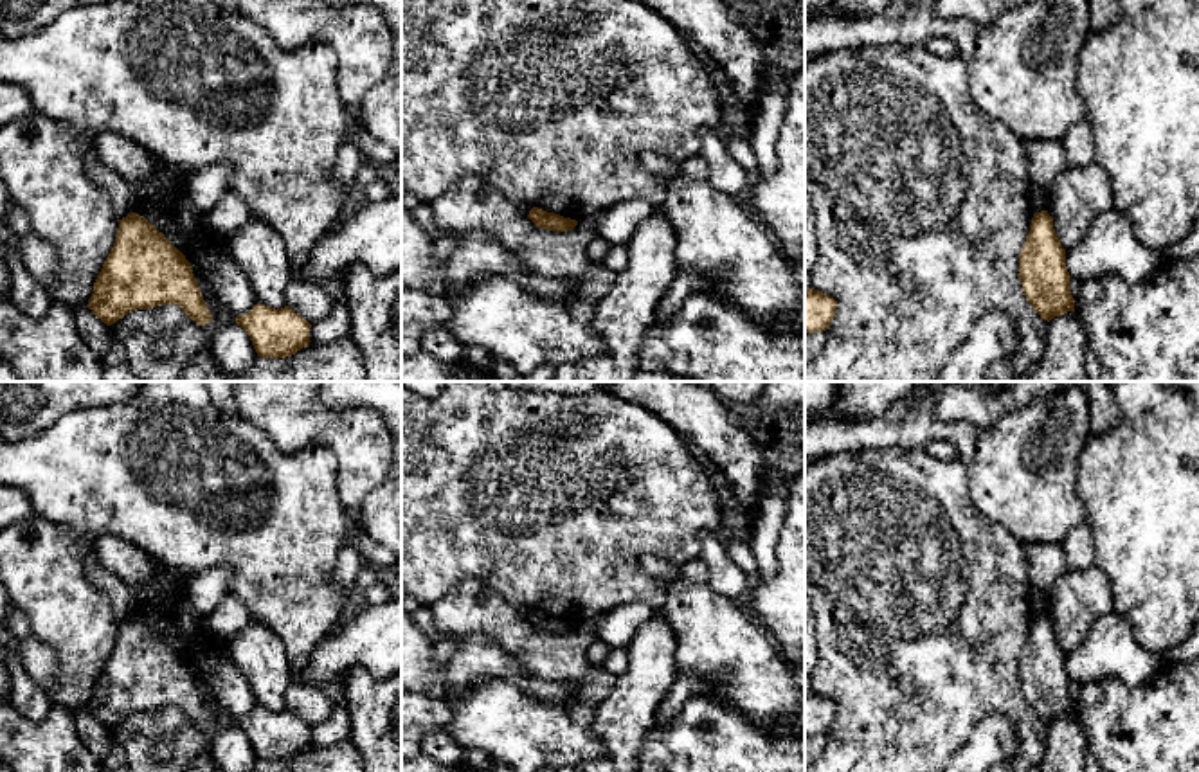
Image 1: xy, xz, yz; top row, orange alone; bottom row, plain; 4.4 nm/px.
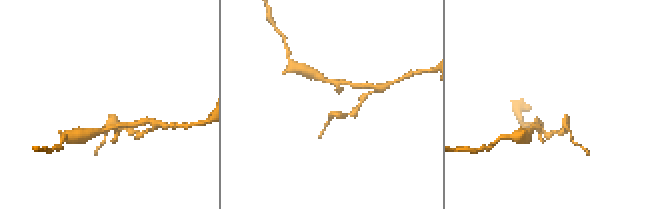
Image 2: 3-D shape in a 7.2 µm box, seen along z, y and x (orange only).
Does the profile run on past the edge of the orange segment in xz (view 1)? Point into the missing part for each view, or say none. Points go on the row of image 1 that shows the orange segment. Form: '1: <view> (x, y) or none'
1: none

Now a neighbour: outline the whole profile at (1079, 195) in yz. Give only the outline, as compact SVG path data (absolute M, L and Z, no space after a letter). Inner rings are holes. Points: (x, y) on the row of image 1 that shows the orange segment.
M1096 162L1082 167L1066 166L1046 198L1055 234L1068 252L1086 236L1093 220L1113 209L1113 185Z

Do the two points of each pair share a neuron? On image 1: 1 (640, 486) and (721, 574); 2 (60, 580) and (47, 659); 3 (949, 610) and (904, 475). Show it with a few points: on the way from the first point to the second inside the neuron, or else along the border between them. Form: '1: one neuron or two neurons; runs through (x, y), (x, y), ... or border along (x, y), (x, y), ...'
1: two neurons; border along (722, 533), (706, 531), (695, 556)
2: two neurons; border along (33, 634), (56, 655), (56, 682), (49, 690)
3: one neuron; runs through (915, 576), (904, 565), (904, 510)

